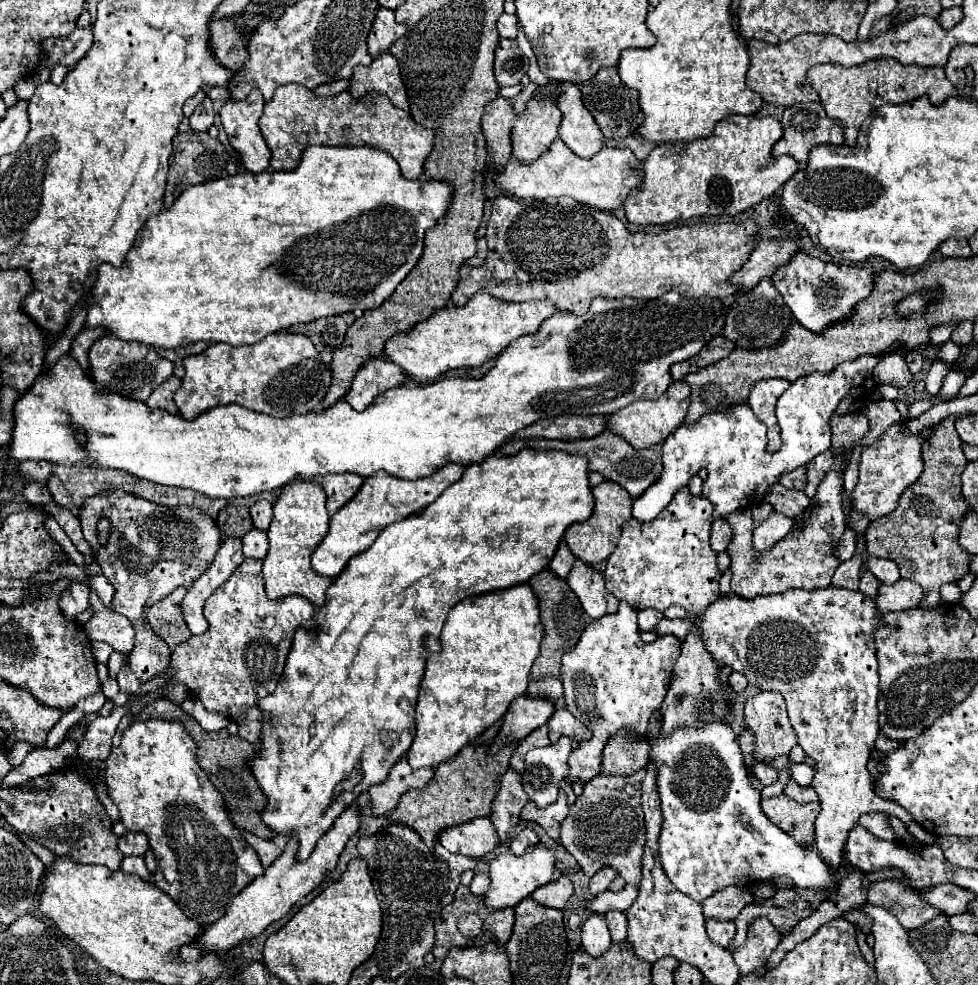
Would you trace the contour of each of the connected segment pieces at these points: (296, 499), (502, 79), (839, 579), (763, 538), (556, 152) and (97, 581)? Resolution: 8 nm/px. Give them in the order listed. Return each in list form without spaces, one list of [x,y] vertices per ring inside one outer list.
[[[294,478],[282,488],[280,498],[274,504],[274,518],[268,528],[270,550],[264,558],[264,582],[266,594],[276,600],[286,594],[302,594],[312,604],[322,606],[326,588],[332,584],[330,578],[318,576],[310,568],[310,556],[320,544],[322,536],[328,532],[328,512],[326,512],[326,494],[324,488],[316,482]]]
[[[500,38],[494,62],[496,82],[500,86],[516,86],[526,72],[528,72],[528,58],[520,52],[518,42]]]
[[[856,534],[856,552],[850,560],[838,566],[836,574],[832,576],[832,586],[836,588],[848,588],[848,590],[858,590],[858,580],[860,580],[860,564],[862,564],[862,553],[865,550],[866,540],[863,534]]]
[[[774,512],[768,520],[764,520],[756,530],[754,530],[754,540],[752,540],[752,548],[756,552],[766,552],[770,550],[776,542],[780,542],[792,528],[794,520],[786,518],[784,514]]]
[[[556,138],[550,150],[530,164],[522,164],[516,158],[510,158],[504,172],[494,174],[496,186],[506,194],[510,192],[516,198],[550,198],[550,196],[570,196],[582,204],[588,204],[596,210],[612,212],[624,204],[624,200],[634,192],[644,180],[642,164],[632,150],[628,148],[602,148],[592,158],[580,158],[568,150],[568,146]]]
[[[92,574],[92,576],[88,578],[88,586],[98,592],[100,600],[102,600],[106,606],[110,606],[110,600],[112,600],[112,596],[114,596],[114,588],[112,588],[112,584],[104,578],[104,574]]]

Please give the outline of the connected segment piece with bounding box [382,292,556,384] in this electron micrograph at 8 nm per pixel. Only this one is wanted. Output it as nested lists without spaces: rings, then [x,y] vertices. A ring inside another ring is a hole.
[[[478,292],[464,306],[458,308],[448,304],[410,330],[388,338],[382,358],[400,366],[410,382],[426,384],[454,368],[482,366],[488,358],[496,358],[512,340],[536,332],[536,328],[554,312],[556,308],[549,300],[504,302],[486,292]]]

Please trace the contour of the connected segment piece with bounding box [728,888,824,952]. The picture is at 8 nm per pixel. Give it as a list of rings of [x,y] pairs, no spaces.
[[[780,888],[772,898],[756,904],[748,904],[740,912],[740,916],[734,920],[736,922],[736,936],[730,942],[728,950],[734,952],[736,948],[744,946],[746,940],[746,928],[752,920],[756,918],[768,918],[780,934],[788,934],[790,928],[796,926],[796,920],[800,922],[802,918],[810,916],[818,904],[824,900],[818,892],[808,892],[804,888]]]

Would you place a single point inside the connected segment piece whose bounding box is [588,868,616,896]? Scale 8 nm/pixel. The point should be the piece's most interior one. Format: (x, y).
(599, 882)

